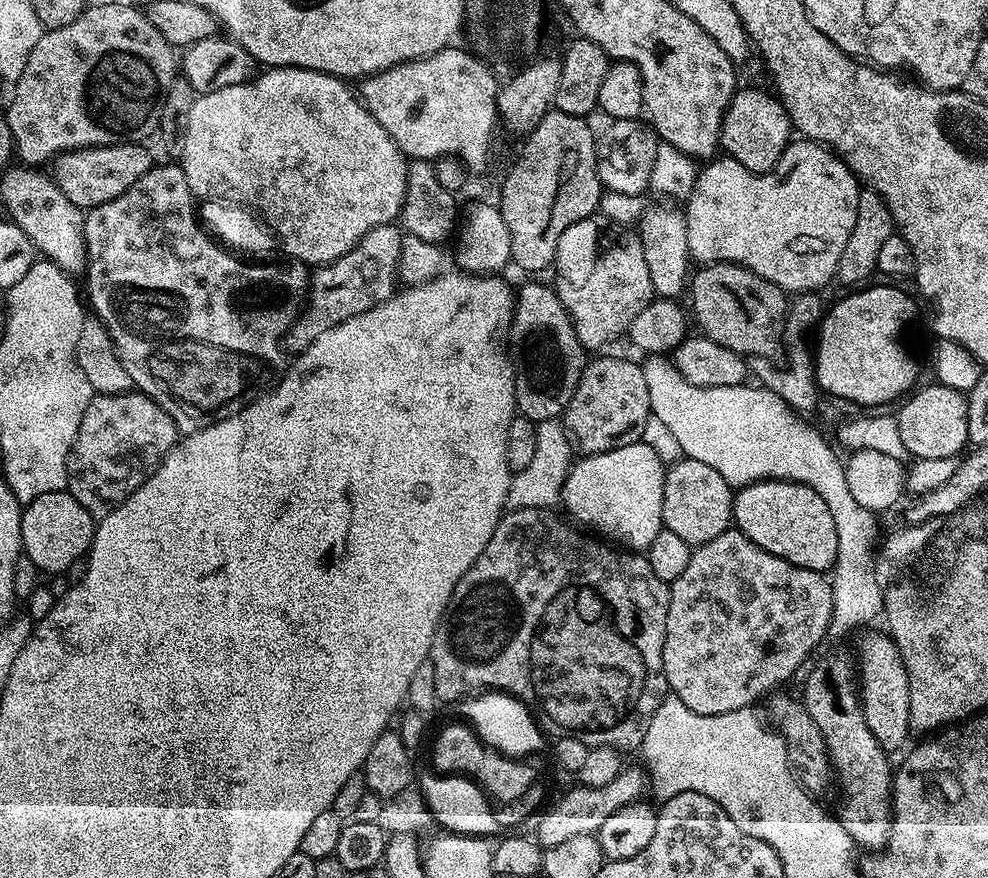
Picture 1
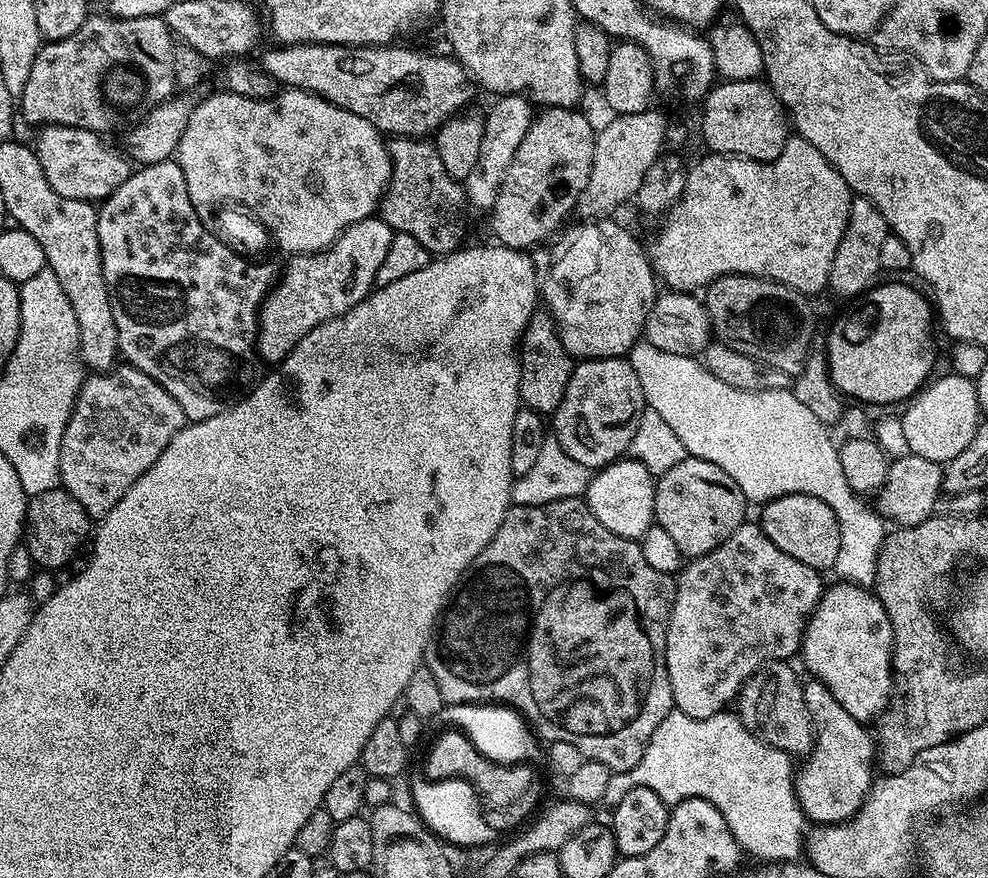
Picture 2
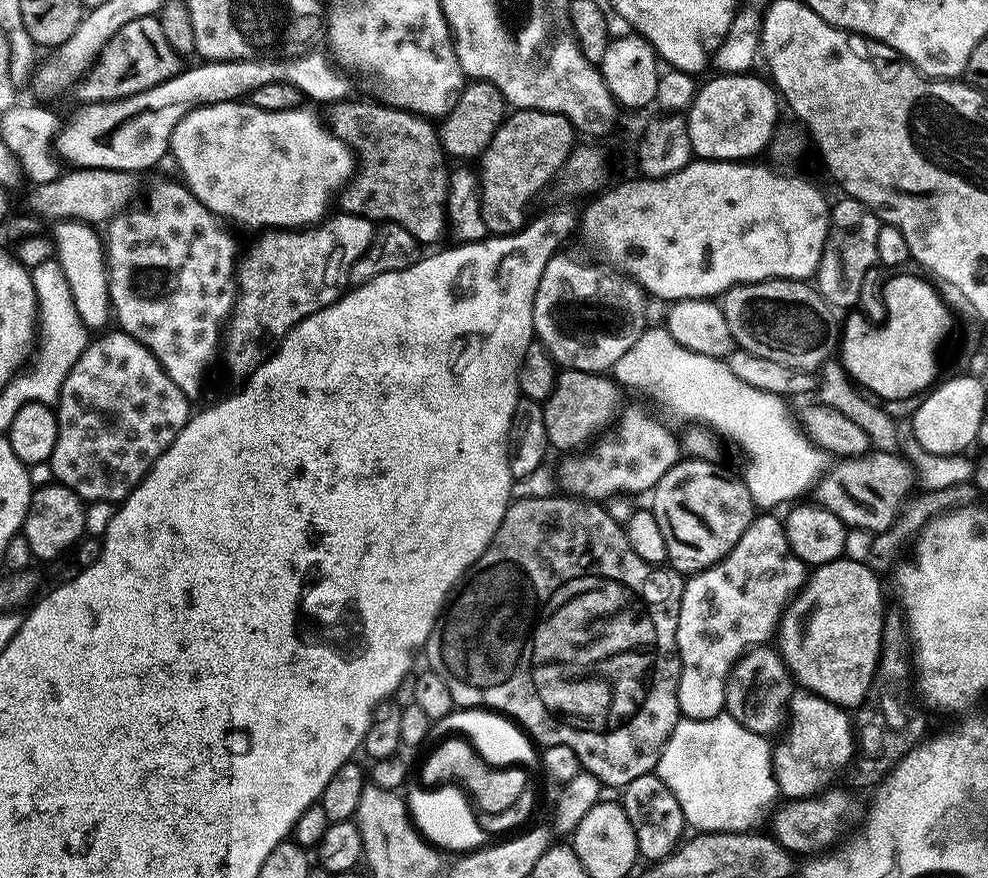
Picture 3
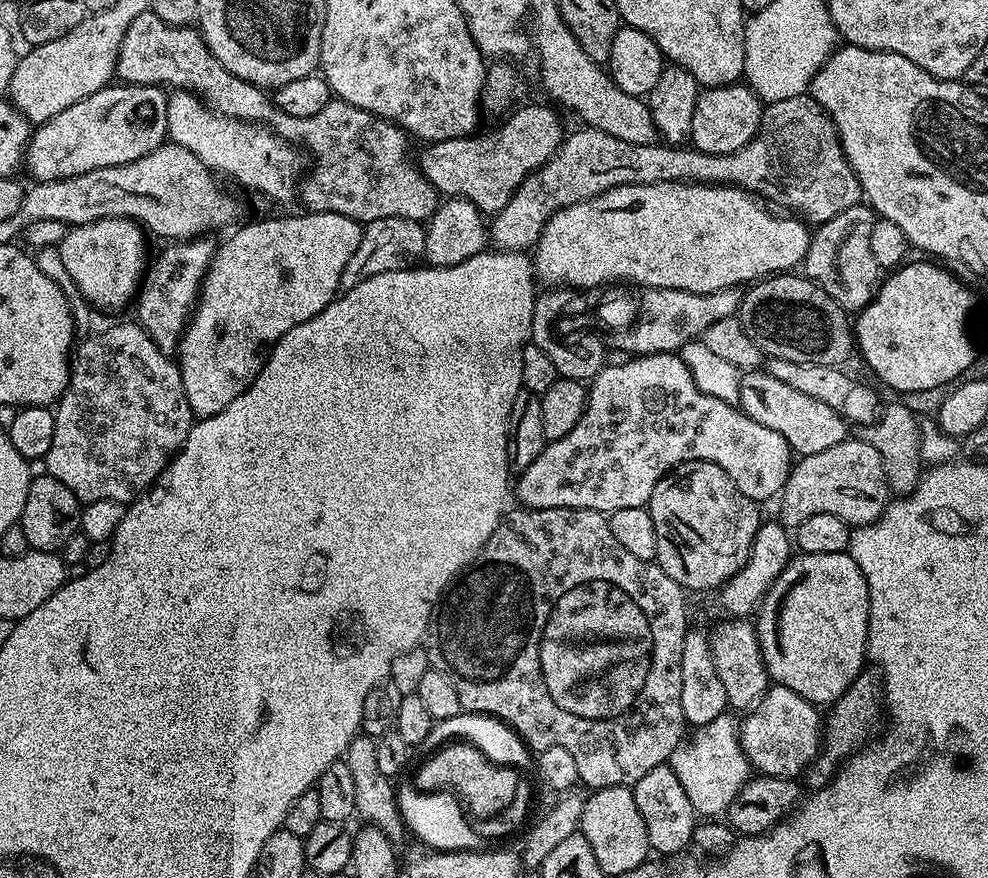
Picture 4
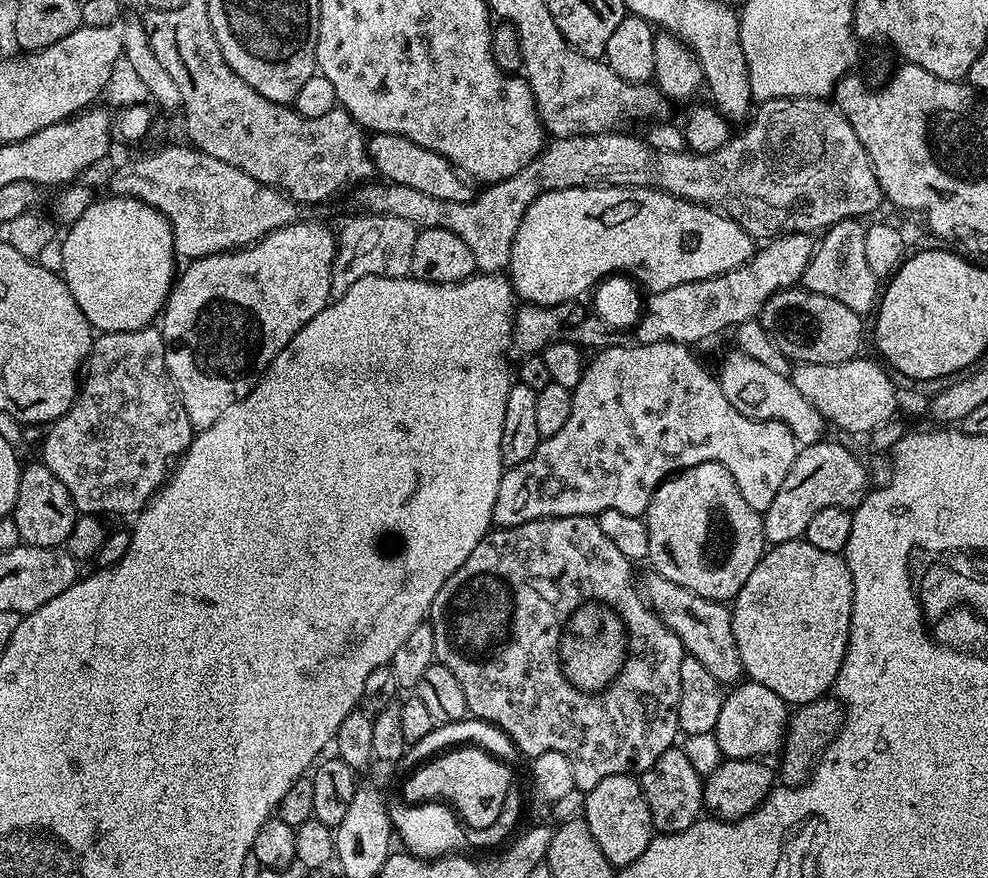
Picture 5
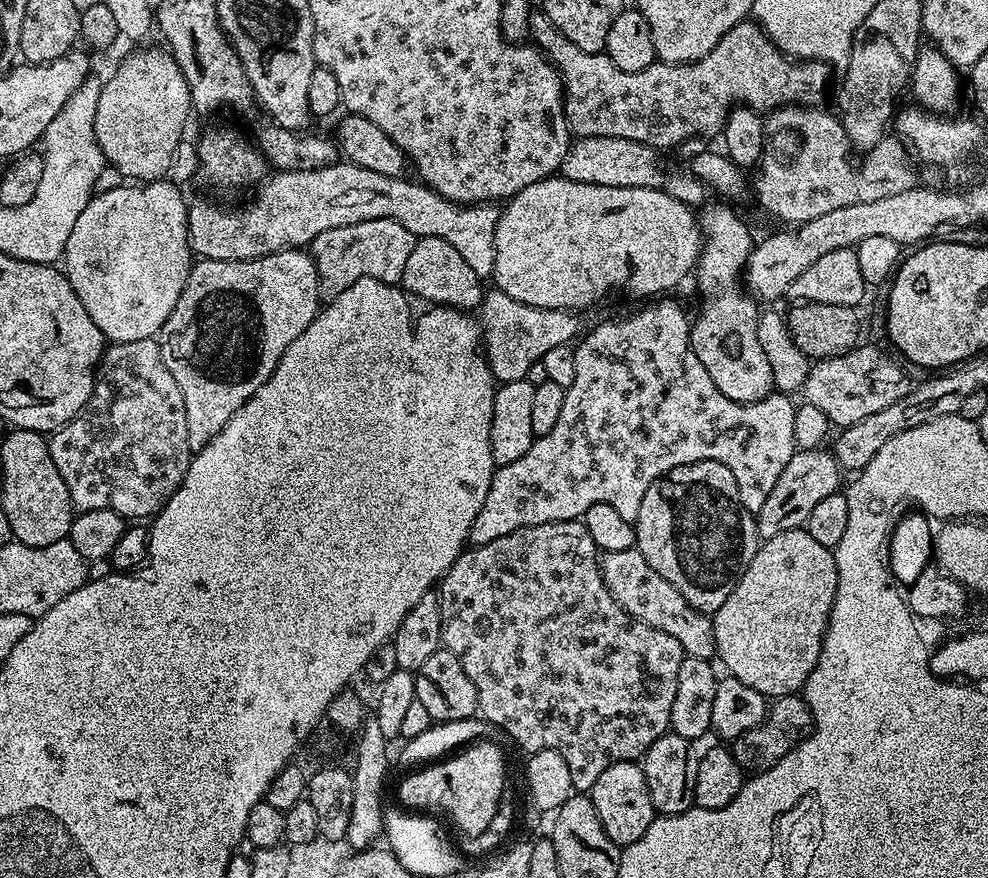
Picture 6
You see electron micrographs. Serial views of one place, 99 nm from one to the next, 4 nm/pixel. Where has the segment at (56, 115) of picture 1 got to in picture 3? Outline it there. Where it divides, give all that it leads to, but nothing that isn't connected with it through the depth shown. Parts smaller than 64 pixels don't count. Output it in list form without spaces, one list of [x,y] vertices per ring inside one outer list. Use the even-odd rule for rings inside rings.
[[[139,16],[126,22],[126,26],[122,26],[118,34],[110,38],[110,42],[106,42],[106,46],[92,63],[92,69],[80,81],[78,93],[80,92],[84,104],[121,100],[166,82],[181,70],[182,57],[166,40],[159,19],[156,16]]]

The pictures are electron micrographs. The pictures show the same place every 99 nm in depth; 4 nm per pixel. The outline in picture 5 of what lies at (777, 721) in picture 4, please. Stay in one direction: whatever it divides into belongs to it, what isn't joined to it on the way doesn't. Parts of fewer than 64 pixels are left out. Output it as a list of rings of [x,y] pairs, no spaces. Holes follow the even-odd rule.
[[[753,680],[737,683],[725,695],[722,711],[718,714],[718,726],[714,735],[721,757],[729,760],[754,760],[768,758],[764,756],[770,755],[771,752],[779,753],[784,743],[784,731],[788,728],[789,715],[789,705],[785,704],[782,698],[778,698],[778,694],[774,694],[774,690],[769,690],[767,686],[762,686]]]

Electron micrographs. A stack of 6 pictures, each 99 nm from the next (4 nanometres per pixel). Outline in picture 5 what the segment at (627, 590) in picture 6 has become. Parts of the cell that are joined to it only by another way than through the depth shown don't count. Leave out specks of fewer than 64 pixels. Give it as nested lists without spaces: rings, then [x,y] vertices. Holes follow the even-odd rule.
[[[655,570],[642,580],[642,595],[648,601],[653,612],[664,621],[664,625],[682,642],[687,655],[698,658],[710,674],[714,674],[721,686],[732,686],[744,676],[744,667],[738,658],[738,646],[734,642],[732,629],[732,613],[727,603],[710,598],[702,598],[702,594],[694,594],[694,590],[686,590],[686,586],[678,586],[678,582],[670,582],[670,578],[659,576]]]

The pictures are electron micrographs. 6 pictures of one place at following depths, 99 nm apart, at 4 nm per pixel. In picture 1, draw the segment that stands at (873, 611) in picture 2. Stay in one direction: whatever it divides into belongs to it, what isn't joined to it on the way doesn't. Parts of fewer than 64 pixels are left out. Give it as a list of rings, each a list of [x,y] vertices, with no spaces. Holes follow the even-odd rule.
[[[868,632],[860,640],[858,695],[864,710],[864,721],[866,726],[870,726],[870,734],[874,734],[885,752],[895,754],[907,742],[910,733],[910,686],[908,672],[896,649],[896,643],[891,635],[881,632]]]

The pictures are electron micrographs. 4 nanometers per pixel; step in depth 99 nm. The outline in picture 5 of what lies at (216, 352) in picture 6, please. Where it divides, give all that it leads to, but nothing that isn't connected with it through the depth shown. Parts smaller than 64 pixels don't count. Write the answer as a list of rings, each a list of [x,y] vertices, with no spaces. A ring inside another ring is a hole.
[[[303,220],[276,228],[258,242],[248,245],[247,248],[237,248],[231,252],[219,252],[213,256],[203,256],[191,261],[187,265],[188,269],[184,273],[181,271],[175,277],[171,292],[164,303],[162,315],[159,317],[158,327],[164,343],[164,357],[166,358],[168,373],[182,398],[186,418],[190,418],[193,429],[199,430],[214,426],[214,422],[218,422],[218,418],[222,418],[222,414],[226,414],[226,410],[230,410],[230,406],[234,406],[234,402],[246,398],[246,394],[250,394],[250,390],[259,382],[264,371],[270,366],[270,362],[274,362],[278,353],[294,338],[294,334],[298,334],[298,330],[302,330],[302,326],[306,326],[306,322],[310,322],[310,318],[314,318],[314,314],[318,314],[333,299],[332,267],[336,257],[337,233],[331,232],[324,224],[311,224],[310,221]]]

